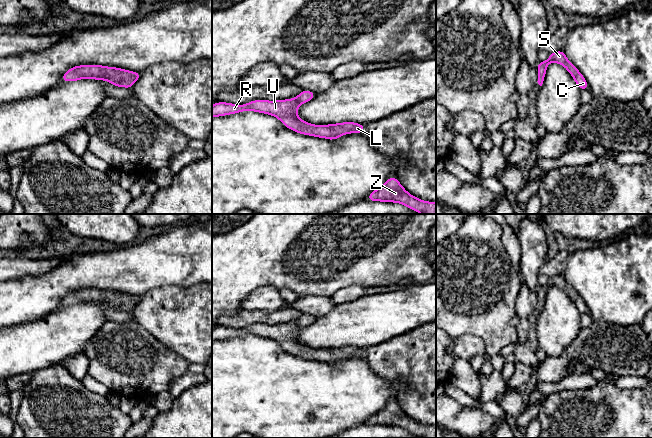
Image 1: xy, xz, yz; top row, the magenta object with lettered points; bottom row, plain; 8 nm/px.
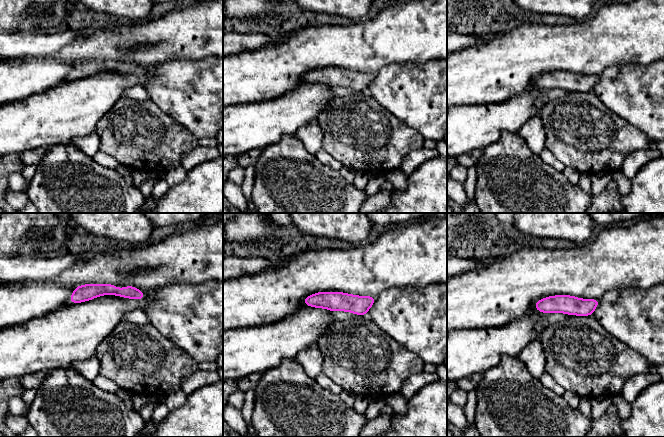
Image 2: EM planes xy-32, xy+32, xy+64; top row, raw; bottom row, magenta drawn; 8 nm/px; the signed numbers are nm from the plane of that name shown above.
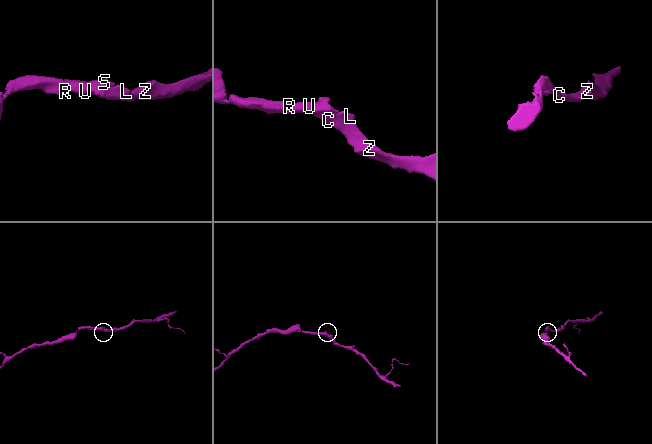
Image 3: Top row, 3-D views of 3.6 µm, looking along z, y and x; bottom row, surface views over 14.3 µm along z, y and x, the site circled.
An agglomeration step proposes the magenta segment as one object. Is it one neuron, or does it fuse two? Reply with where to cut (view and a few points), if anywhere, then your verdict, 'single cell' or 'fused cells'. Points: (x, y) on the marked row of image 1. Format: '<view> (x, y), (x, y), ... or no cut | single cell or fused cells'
no cut | single cell

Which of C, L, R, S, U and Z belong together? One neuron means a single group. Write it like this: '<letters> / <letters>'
C L R S U Z

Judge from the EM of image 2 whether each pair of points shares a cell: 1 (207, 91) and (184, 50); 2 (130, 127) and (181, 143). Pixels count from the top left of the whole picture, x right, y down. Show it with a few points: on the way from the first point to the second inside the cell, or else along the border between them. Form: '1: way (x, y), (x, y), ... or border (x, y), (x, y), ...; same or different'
1: border (212, 55), (200, 59), (170, 59), (166, 62); different
2: way (143, 137), (152, 142), (168, 142); same

